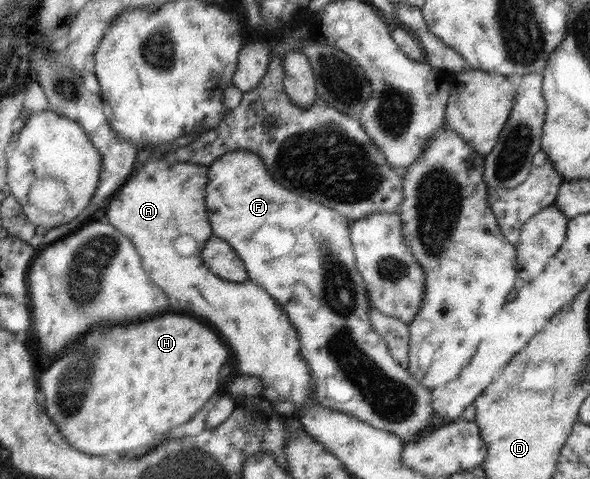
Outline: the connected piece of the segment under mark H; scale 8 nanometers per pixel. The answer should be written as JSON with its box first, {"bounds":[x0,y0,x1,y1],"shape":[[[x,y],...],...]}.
{"bounds":[37,311,230,456],"shape":[[[167,311],[138,324],[98,326],[74,342],[74,346],[68,346],[66,354],[57,357],[37,382],[44,394],[46,414],[70,446],[90,456],[122,456],[124,452],[152,446],[160,438],[166,440],[171,428],[187,423],[208,406],[221,391],[218,372],[228,360],[230,346],[200,322],[204,321]]]}

